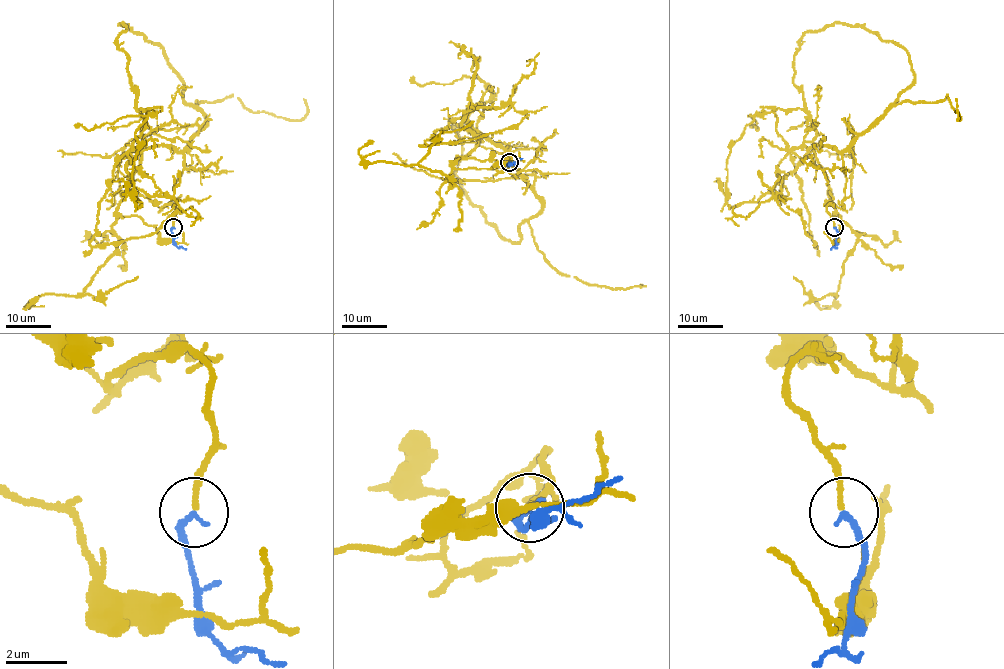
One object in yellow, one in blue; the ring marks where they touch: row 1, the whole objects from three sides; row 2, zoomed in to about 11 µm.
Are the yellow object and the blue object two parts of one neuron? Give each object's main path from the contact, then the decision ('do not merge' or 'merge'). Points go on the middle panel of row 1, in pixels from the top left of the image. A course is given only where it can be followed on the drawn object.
yellow runs (509, 163), (496, 169), (520, 171), (477, 132), (453, 185), (368, 163), (374, 141); blue runs (509, 163), (522, 158); merge

